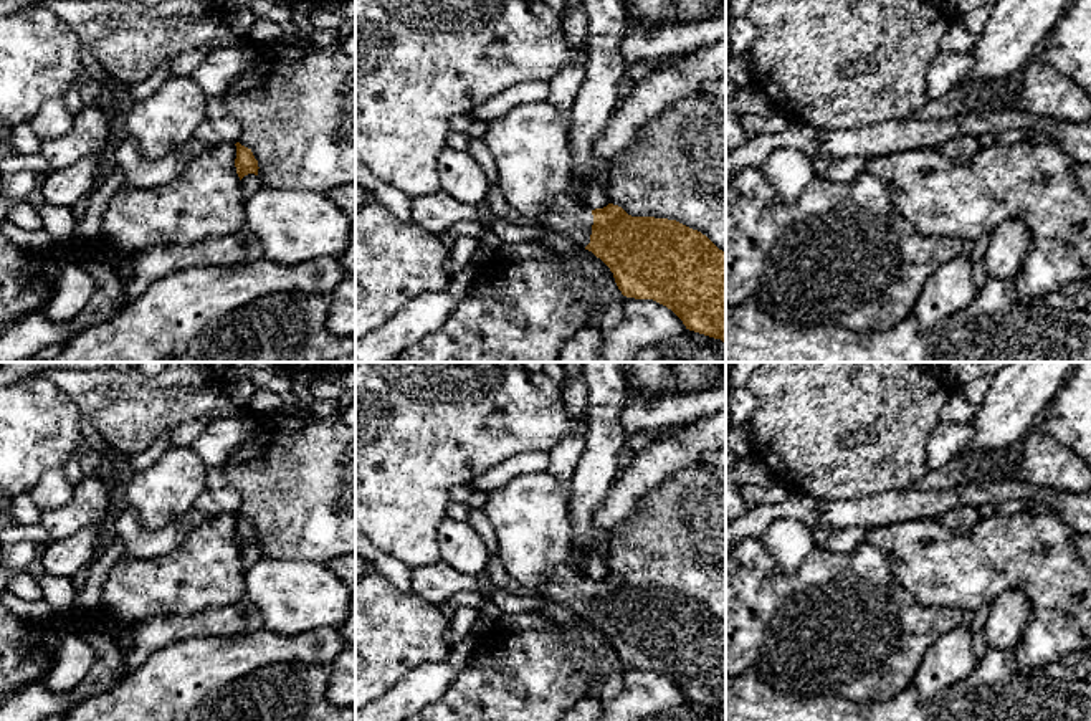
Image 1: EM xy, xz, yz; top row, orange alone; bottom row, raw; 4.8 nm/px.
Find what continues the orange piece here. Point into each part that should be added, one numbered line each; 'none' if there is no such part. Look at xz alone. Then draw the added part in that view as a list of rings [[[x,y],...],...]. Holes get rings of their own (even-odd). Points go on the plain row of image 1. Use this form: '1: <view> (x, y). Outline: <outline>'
1: xz (566, 587). Outline: [[[491,556],[484,575],[493,587],[504,589],[517,597],[542,597],[560,604],[582,618],[590,614],[593,585],[590,579],[575,574],[567,564],[555,567],[542,587],[527,587],[512,579],[498,556]]]

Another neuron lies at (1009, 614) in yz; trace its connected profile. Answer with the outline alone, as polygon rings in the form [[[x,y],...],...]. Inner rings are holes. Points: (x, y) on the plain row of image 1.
[[[1020,589],[1005,590],[990,604],[984,628],[989,648],[1015,650],[1030,617],[1030,599]]]

